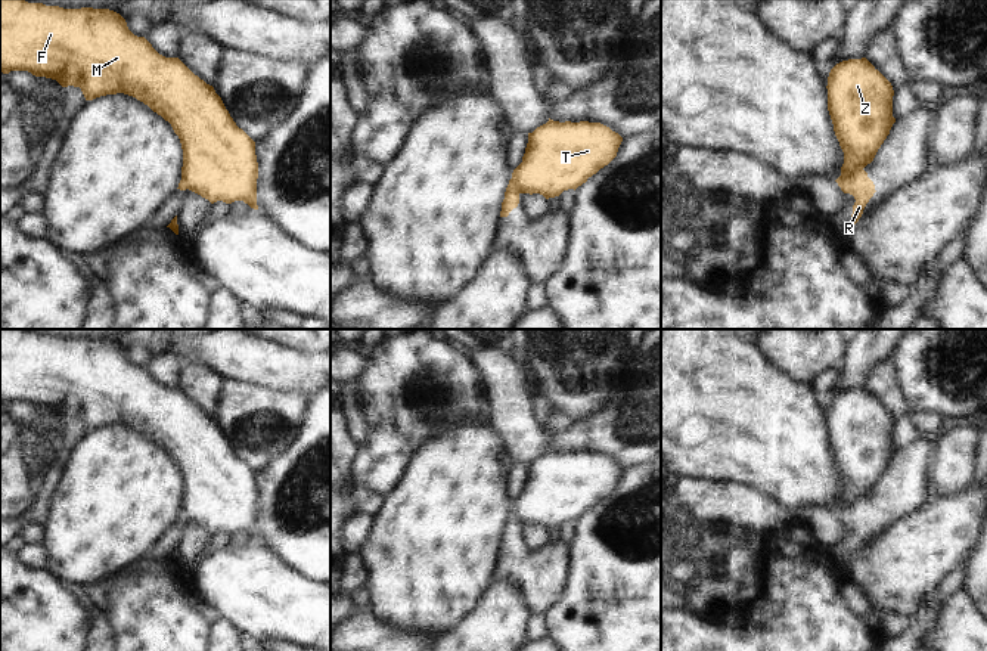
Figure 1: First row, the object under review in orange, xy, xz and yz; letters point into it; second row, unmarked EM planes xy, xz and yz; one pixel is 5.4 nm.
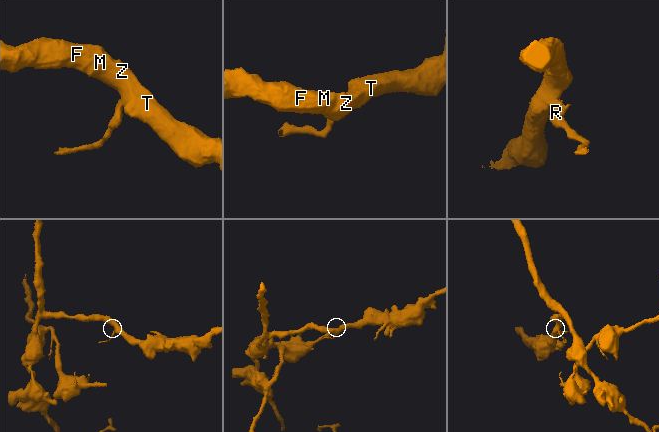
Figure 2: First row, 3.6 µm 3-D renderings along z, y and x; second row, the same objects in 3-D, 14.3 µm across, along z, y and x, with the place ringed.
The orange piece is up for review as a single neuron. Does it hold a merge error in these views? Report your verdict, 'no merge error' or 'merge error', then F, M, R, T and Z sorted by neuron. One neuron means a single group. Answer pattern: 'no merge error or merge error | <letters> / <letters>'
merge error | F M T Z / R

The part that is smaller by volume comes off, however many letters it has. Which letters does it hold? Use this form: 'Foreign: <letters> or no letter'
Foreign: R

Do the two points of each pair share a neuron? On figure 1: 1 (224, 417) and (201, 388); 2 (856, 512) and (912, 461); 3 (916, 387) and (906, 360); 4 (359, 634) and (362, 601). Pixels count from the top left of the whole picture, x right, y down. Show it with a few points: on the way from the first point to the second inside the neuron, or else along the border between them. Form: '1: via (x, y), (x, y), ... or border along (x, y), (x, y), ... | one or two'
1: border along (224, 381), (213, 417) | two
2: via (871, 508), (903, 476) | one
3: via (916, 381), (916, 371), (912, 366) | one
4: border along (356, 610), (365, 611) | two

